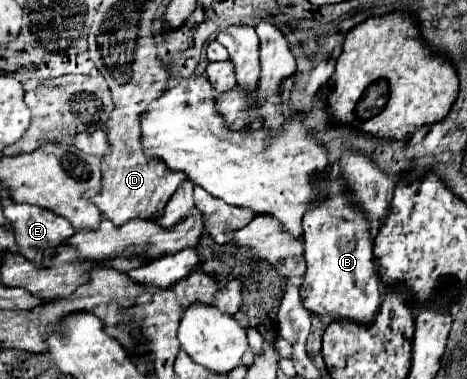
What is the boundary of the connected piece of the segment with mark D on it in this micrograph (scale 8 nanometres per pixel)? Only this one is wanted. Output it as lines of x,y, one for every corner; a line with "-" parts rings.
91,25
87,43
93,63
111,89
115,105
107,125
111,149
101,163
103,189
93,197
93,203
113,225
123,225
123,221
129,219
151,219
163,211
163,205
167,205
179,183
187,179
185,173
171,171
163,161
147,159
143,153
143,109
167,91
171,73
165,65
151,65
151,33
145,31
145,25

